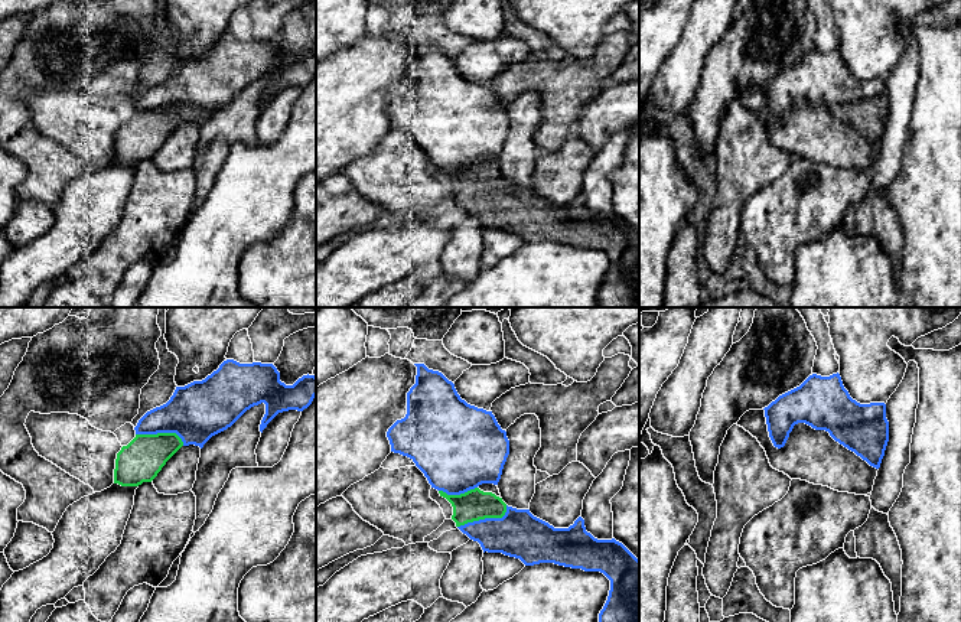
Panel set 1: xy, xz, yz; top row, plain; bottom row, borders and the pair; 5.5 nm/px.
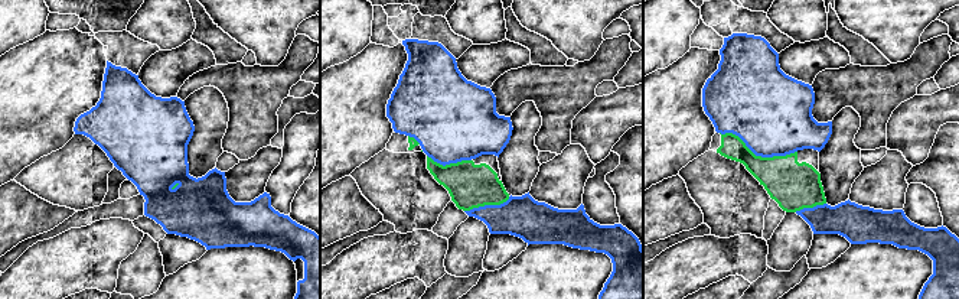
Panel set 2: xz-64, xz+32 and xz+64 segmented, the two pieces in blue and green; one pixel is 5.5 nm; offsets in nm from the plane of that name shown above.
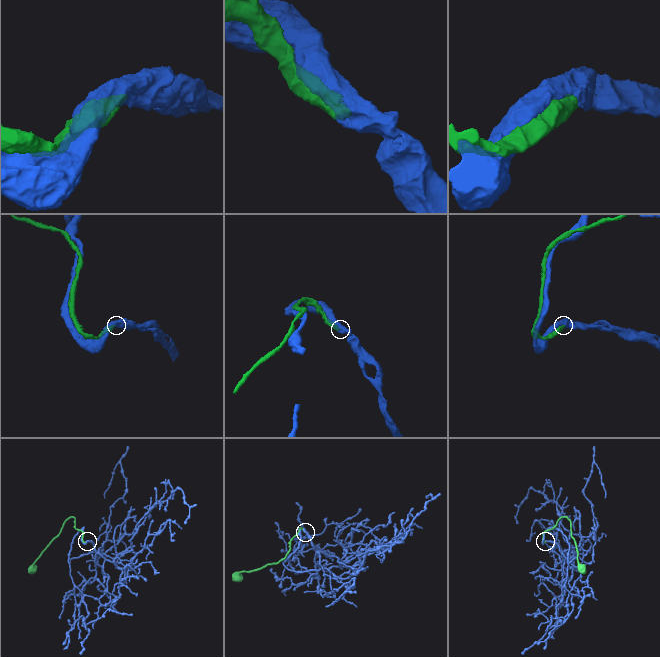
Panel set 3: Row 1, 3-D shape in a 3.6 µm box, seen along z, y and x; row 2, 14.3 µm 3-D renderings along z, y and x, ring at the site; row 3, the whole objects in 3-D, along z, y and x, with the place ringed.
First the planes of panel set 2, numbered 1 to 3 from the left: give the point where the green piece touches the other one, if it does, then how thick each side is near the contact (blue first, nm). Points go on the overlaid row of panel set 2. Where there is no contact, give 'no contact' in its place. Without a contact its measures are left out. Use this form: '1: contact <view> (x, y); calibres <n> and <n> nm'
1: contact xz-64 (175, 184); calibres 420 and 20 nm
2: contact xz+32 (486, 205); calibres 240 and 240 nm
3: contact xz+64 (759, 155); calibres 460 and 260 nm

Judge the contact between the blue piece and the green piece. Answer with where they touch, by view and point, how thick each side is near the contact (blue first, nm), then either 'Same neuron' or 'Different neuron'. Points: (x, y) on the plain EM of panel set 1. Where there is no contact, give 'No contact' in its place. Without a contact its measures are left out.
Touches blue at xz (485, 195). Thickness 260 nm (blue) against 170 nm. Same neuron

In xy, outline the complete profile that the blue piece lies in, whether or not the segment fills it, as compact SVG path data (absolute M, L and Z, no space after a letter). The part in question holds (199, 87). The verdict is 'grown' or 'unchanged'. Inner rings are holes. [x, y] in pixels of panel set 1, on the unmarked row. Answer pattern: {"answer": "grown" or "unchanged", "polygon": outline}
{"answer": "grown", "polygon": "M234 36L224 38L216 48L202 58L176 63L170 76L147 88L134 104L136 114L117 130L114 160L139 163L152 159L166 139L182 124L195 121L201 126L215 111L231 104L247 87L261 79L266 91L260 108L283 88L307 85L316 74L316 53L303 52L293 62L280 58L280 49L273 40L240 40Z"}

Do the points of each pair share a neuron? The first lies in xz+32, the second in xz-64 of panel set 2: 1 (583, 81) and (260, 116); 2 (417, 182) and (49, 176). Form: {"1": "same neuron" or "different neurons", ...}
{"1": "same neuron", "2": "same neuron"}

